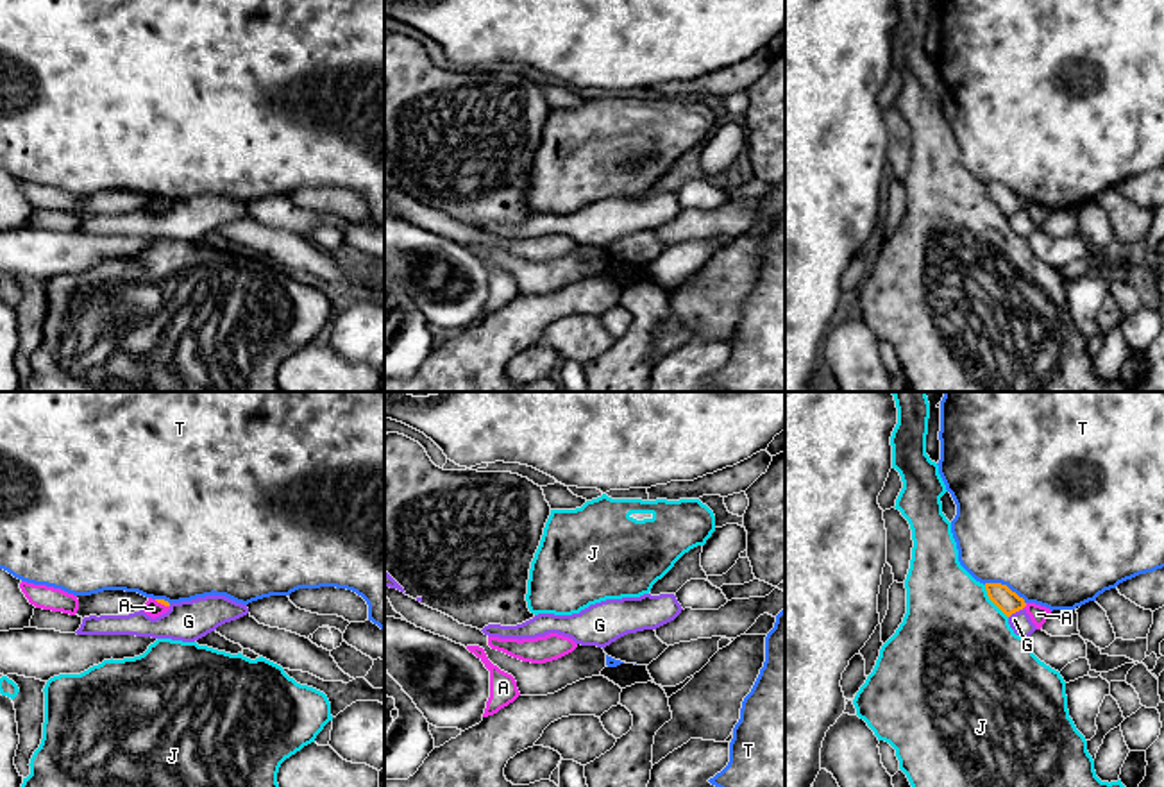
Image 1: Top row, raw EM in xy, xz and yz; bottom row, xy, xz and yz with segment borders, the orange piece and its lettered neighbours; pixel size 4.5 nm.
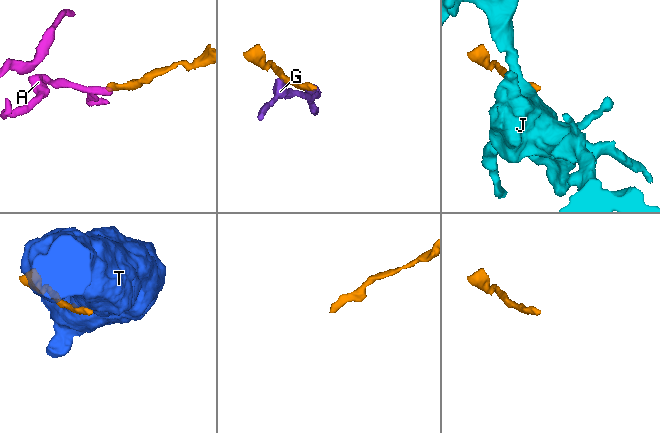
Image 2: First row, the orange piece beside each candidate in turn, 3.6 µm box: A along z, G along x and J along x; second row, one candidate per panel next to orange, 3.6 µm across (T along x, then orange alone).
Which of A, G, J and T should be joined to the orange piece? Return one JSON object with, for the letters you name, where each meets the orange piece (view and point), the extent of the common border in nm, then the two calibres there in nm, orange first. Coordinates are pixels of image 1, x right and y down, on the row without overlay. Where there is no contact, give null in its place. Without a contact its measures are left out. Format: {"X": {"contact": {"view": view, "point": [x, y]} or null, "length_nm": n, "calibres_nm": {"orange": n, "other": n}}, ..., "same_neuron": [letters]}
{"A": {"contact": {"view": "yz", "point": [1025, 204]}, "length_nm": 30, "calibres_nm": {"orange": 100, "other": 80}}, "same_neuron": ["A"]}

